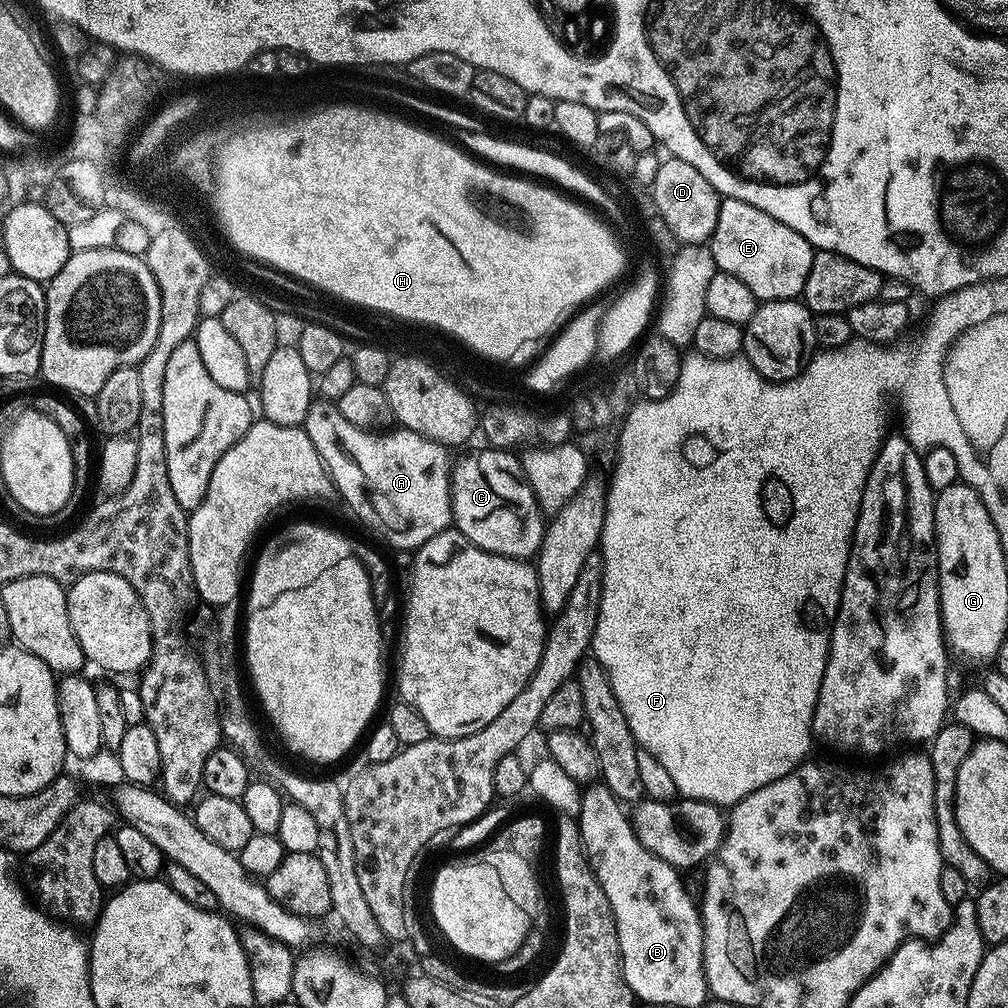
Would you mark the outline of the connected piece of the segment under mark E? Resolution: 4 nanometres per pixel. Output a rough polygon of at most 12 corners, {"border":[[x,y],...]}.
{"border":[[720,201],[717,269],[760,302],[797,299],[811,242],[758,206]]}

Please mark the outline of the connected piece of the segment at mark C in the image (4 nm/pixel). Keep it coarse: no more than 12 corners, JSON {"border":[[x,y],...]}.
{"border":[[487,450],[454,472],[455,531],[528,562],[546,516],[521,457]]}

